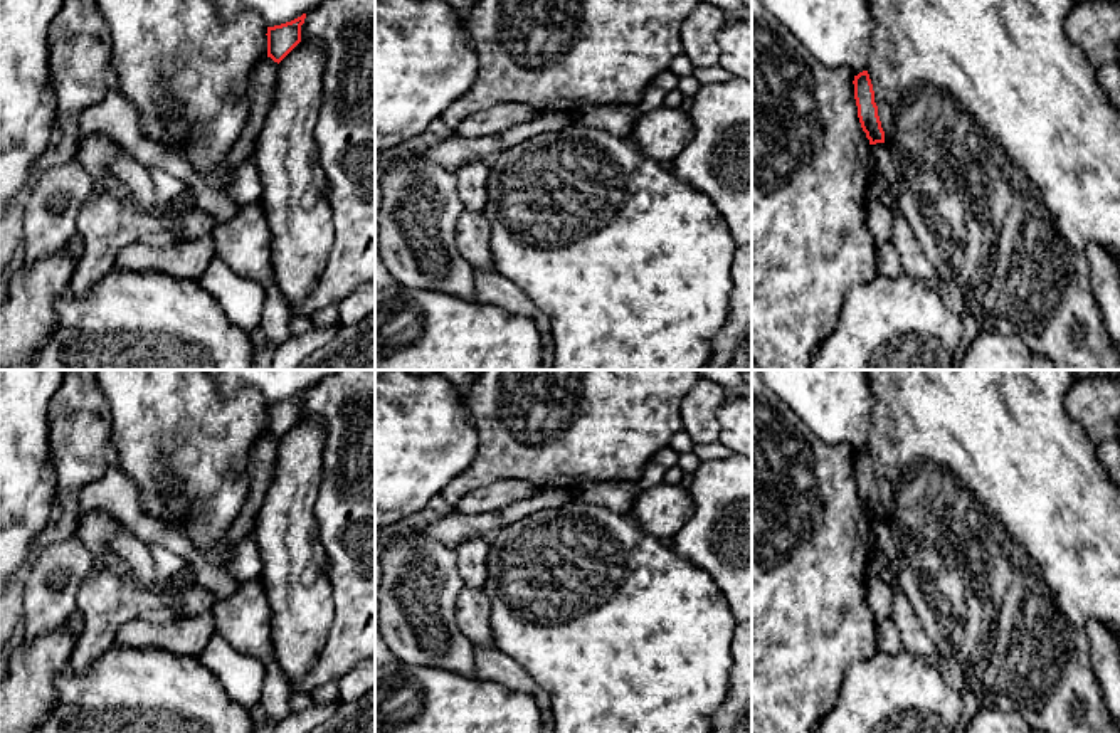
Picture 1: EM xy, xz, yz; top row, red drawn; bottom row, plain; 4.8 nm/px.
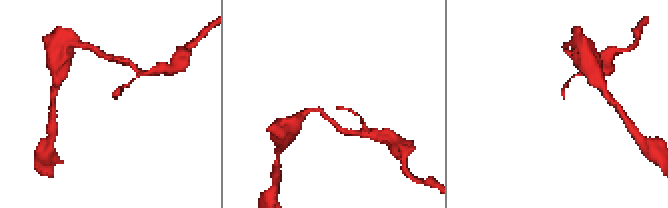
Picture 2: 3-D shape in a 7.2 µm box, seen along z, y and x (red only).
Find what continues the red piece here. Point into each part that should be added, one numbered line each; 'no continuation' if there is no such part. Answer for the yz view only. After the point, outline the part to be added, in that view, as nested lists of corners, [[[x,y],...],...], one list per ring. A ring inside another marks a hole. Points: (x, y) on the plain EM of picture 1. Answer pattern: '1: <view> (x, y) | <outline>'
no continuation

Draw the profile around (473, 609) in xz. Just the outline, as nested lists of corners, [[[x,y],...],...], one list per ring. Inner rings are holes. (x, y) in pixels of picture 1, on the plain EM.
[[[464,587],[454,605],[456,622],[461,632],[481,647],[493,647],[491,600],[483,588]]]

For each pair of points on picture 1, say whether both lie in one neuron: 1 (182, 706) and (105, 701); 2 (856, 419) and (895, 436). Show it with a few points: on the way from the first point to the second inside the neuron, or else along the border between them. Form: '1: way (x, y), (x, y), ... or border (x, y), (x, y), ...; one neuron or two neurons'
1: way (163, 706), (123, 705); one neuron
2: border (871, 387), (875, 407), (865, 446); two neurons

